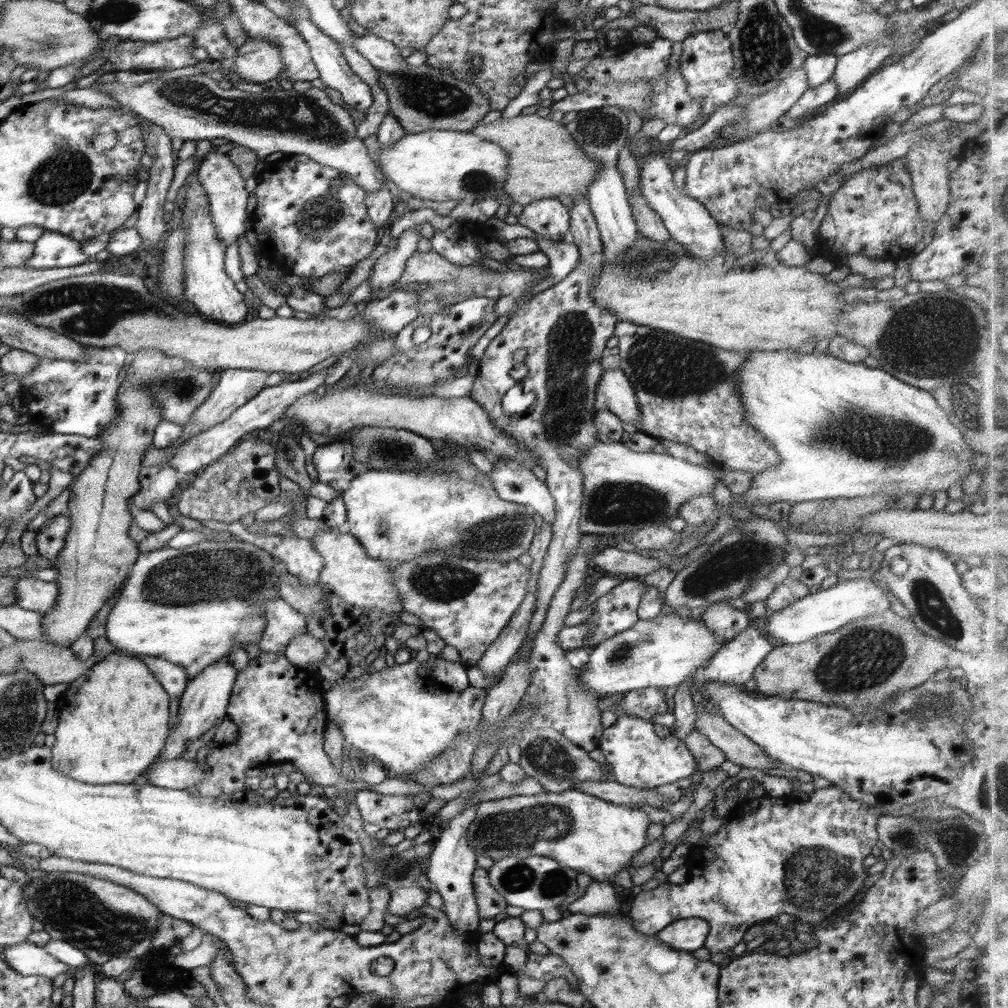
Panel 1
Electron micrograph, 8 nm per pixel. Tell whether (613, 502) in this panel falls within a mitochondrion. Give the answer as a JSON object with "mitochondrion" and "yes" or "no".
{"mitochondrion":"yes"}

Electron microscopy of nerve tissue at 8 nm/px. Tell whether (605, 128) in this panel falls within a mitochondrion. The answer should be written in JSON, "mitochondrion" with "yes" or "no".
{"mitochondrion":"yes"}

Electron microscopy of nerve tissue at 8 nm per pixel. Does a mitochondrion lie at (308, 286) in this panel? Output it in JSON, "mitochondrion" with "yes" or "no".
{"mitochondrion":"no"}

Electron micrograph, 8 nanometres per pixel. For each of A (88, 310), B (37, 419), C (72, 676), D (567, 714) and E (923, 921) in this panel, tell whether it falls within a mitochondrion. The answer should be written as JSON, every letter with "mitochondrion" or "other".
{"A":"mitochondrion","B":"other","C":"other","D":"mitochondrion","E":"other"}

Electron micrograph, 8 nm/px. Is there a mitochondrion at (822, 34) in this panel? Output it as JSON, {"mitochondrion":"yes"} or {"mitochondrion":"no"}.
{"mitochondrion":"yes"}

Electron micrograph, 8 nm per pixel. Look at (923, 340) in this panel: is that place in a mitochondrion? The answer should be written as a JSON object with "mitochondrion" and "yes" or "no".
{"mitochondrion":"yes"}

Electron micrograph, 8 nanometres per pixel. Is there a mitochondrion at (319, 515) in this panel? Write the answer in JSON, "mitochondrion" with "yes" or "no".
{"mitochondrion":"no"}

